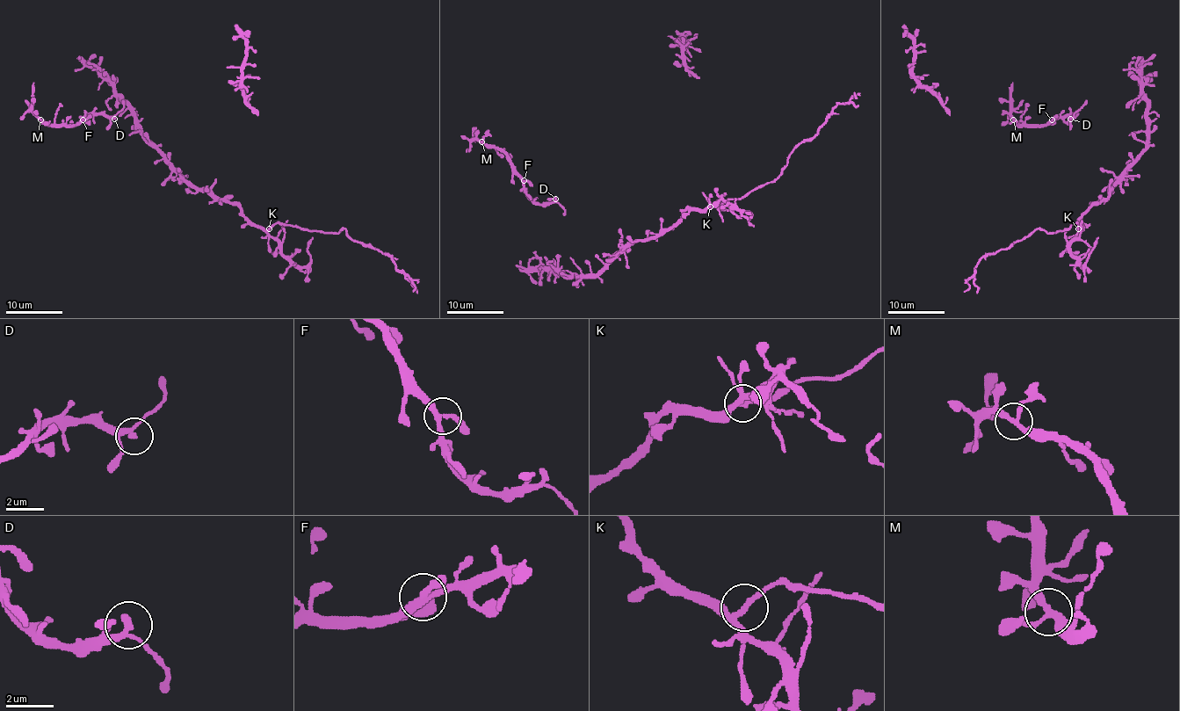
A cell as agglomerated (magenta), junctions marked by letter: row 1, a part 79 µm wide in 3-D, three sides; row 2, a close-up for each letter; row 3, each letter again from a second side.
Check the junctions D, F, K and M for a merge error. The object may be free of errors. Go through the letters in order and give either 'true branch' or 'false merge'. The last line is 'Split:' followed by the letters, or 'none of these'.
D: true branch
F: true branch
K: false merge
M: true branch
Split: K

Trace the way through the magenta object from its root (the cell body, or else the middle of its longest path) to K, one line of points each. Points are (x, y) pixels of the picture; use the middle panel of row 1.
K: (658, 236), (667, 232), (685, 210), (710, 206)

